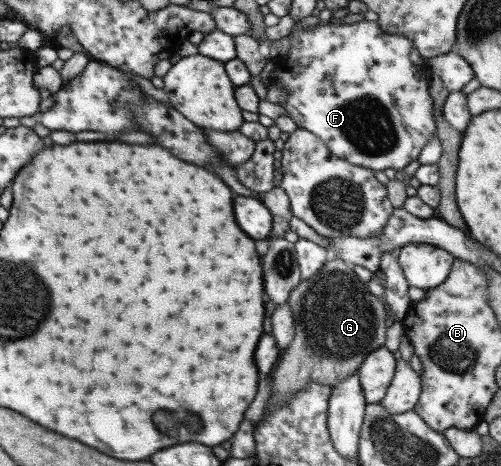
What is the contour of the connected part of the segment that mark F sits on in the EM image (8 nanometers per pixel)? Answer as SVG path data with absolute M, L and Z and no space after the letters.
M362 20L354 24L324 24L319 27L312 26L310 29L297 29L290 36L292 37L292 47L288 55L282 57L279 67L275 71L274 85L279 85L282 90L286 91L286 101L282 105L288 117L297 124L297 128L303 128L320 137L330 149L340 158L346 159L350 164L361 166L370 170L386 170L386 168L394 168L394 170L403 170L410 162L417 160L422 152L422 148L428 144L428 140L434 138L437 134L437 126L435 117L433 116L433 98L430 94L431 68L427 58L424 58L415 44L406 36L394 33L388 34L382 32L378 22L367 22Z

